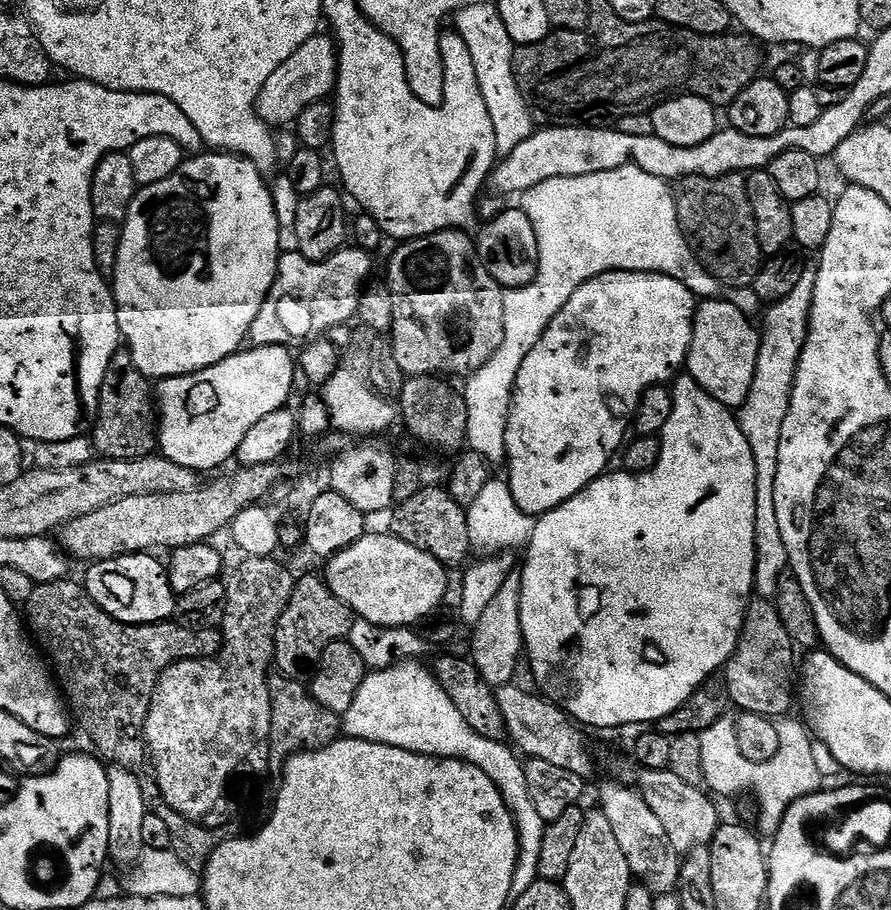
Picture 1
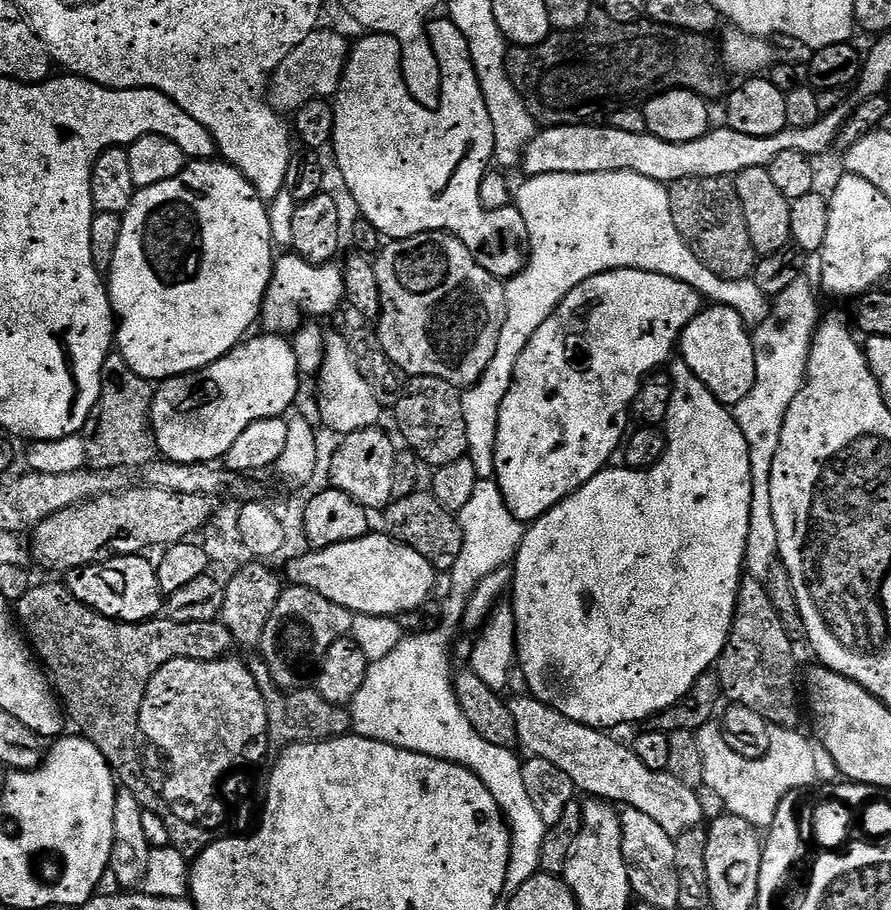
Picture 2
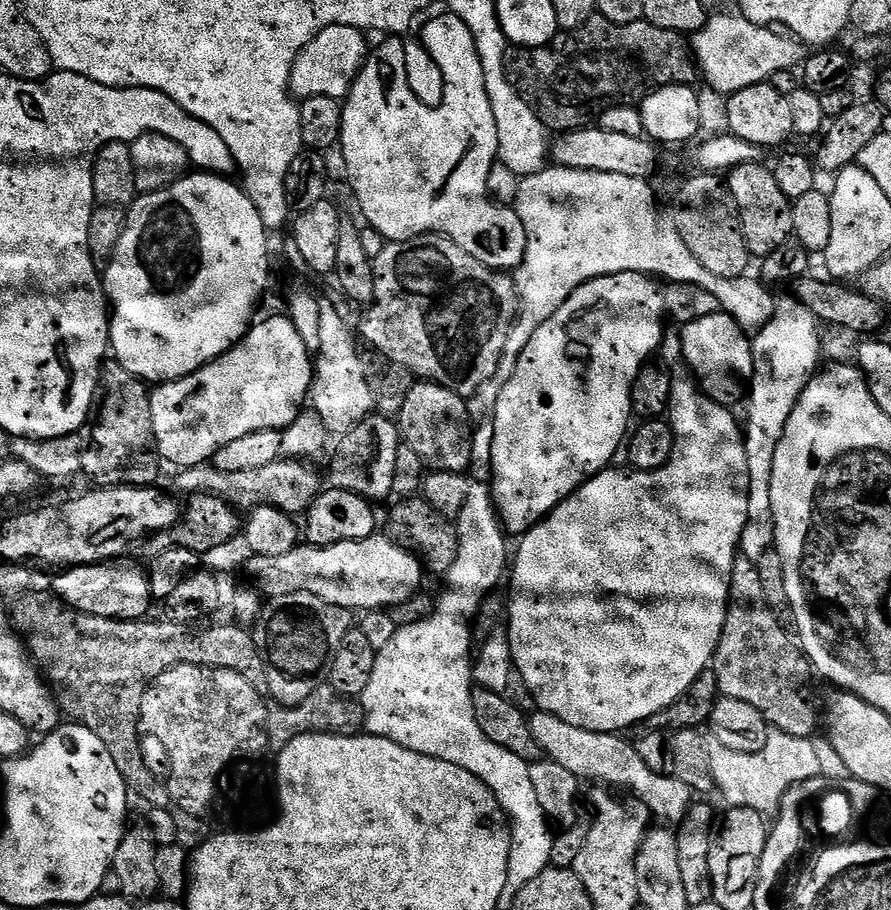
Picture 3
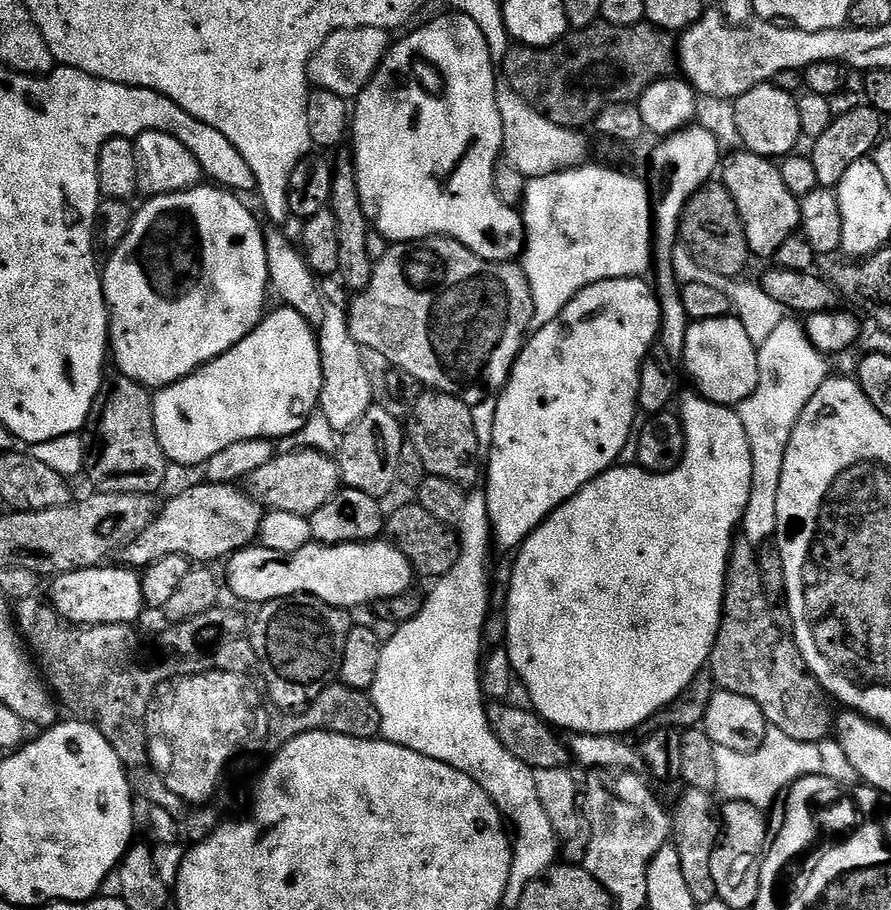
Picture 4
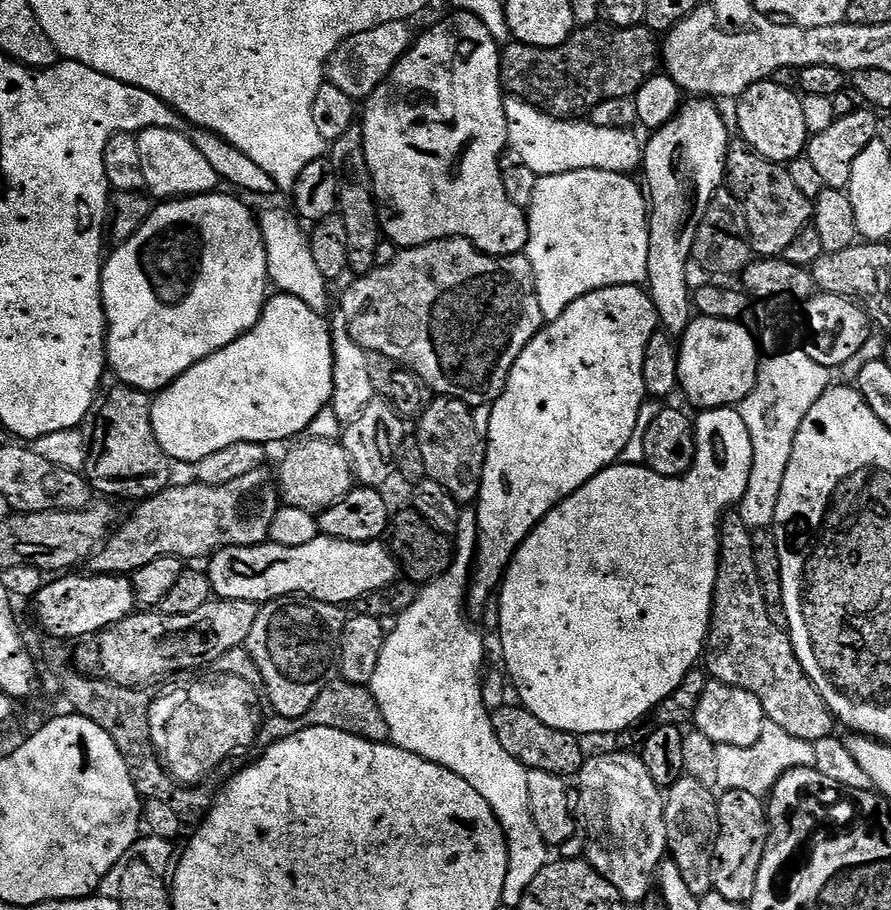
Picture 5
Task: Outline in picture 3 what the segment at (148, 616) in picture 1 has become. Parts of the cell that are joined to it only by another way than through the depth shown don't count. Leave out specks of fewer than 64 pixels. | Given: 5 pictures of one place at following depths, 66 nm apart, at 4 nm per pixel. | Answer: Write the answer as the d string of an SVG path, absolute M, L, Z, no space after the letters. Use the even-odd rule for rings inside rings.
M105 562L102 564L83 564L80 568L61 571L51 591L69 604L86 614L105 616L111 620L138 620L149 615L148 607L154 604L152 591L148 585L148 573L142 567L135 568L124 562Z

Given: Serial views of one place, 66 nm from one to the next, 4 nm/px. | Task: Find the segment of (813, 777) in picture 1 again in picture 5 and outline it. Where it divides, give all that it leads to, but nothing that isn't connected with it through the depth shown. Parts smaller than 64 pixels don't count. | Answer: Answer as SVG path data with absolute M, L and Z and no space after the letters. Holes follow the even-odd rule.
M766 722L762 726L762 734L758 737L758 742L754 742L754 746L722 746L716 745L718 750L718 782L716 788L729 792L730 790L746 790L750 794L761 798L767 797L771 793L772 788L778 782L778 778L782 778L782 774L786 774L795 768L810 768L816 762L816 746L810 742L806 742L802 738L794 738L794 734L786 734L786 730L782 730L782 726Z

